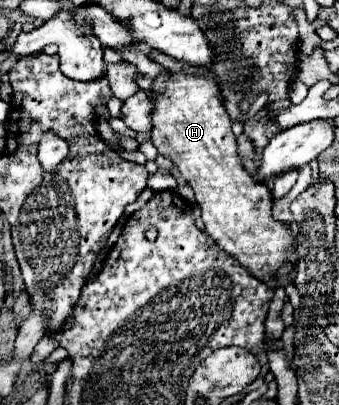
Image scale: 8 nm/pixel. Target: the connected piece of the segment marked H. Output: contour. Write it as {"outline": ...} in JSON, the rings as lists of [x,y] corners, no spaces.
{"outline":[[[165,72],[157,76],[149,94],[155,96],[153,112],[151,112],[151,140],[155,148],[167,156],[181,176],[191,184],[195,190],[197,204],[201,208],[201,218],[205,222],[207,234],[217,240],[217,246],[237,258],[257,280],[269,282],[275,278],[275,272],[287,264],[287,258],[293,254],[293,238],[291,230],[283,224],[273,220],[271,206],[273,198],[263,182],[257,182],[241,164],[237,154],[237,142],[231,132],[231,120],[225,112],[225,106],[219,98],[219,88],[213,80],[205,78],[203,74],[187,74],[187,72]]]}

